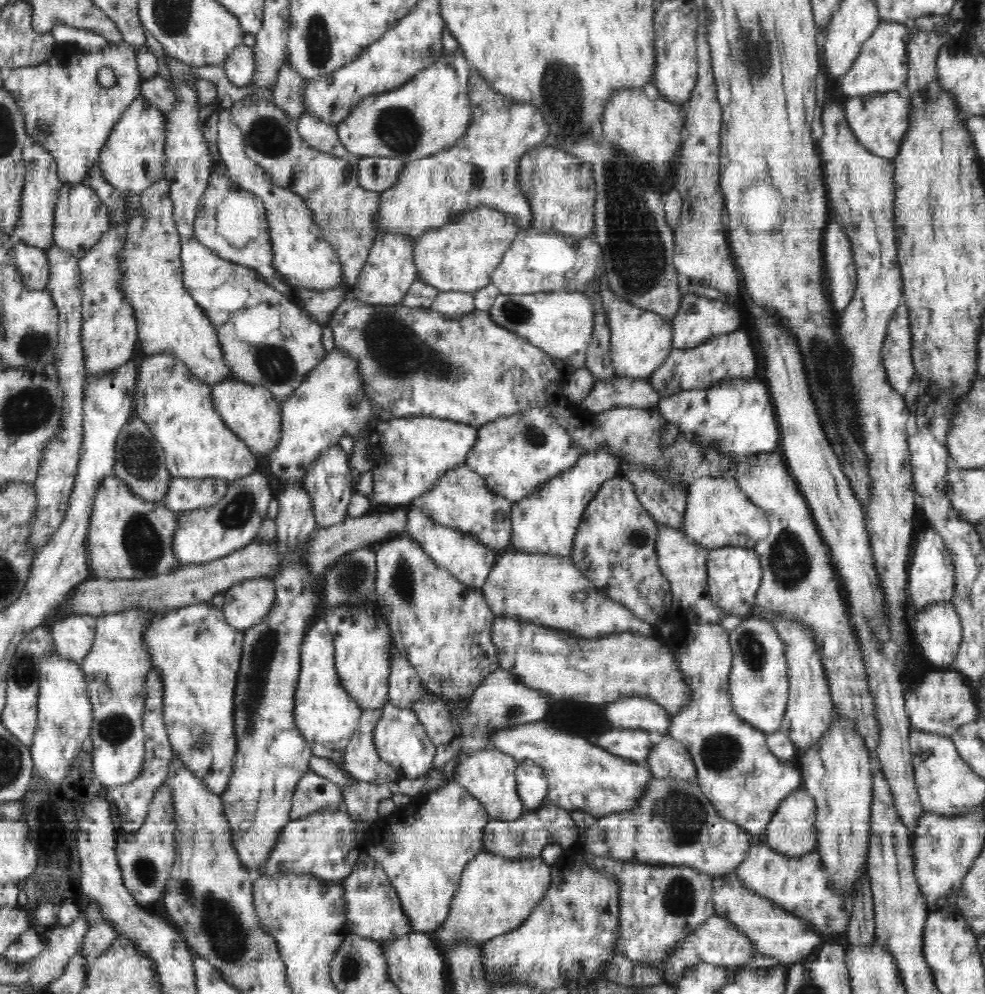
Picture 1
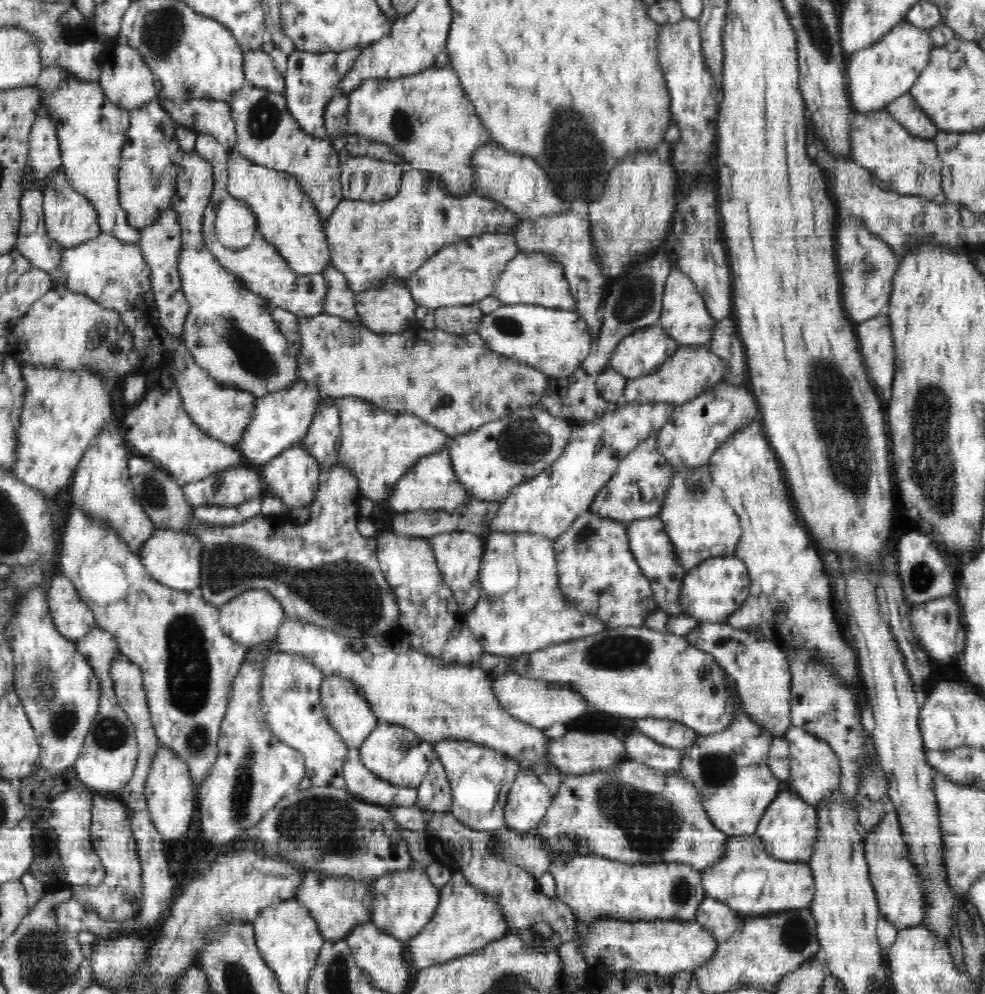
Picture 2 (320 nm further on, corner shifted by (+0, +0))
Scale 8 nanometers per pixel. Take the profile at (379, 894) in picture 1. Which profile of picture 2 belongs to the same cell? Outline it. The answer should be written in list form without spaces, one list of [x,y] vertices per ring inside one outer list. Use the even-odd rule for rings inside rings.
[[[306,872],[295,892],[295,899],[305,906],[316,921],[324,941],[345,939],[358,925],[371,922],[370,901],[373,882],[354,882],[351,878],[330,878],[323,872]]]

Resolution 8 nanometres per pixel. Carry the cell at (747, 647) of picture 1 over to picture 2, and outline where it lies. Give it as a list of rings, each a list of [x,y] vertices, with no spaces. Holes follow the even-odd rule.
[[[725,622],[700,623],[684,637],[698,650],[710,653],[725,673],[732,676],[741,701],[740,705],[746,714],[745,719],[768,730],[773,736],[784,736],[792,724],[790,721],[792,672],[786,661],[786,655],[774,641],[757,633],[732,628]]]

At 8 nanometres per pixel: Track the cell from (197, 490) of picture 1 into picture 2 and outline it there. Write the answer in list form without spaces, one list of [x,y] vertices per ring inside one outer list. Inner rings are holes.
[[[232,467],[215,472],[202,480],[182,484],[186,501],[193,507],[238,506],[246,500],[261,498],[267,491],[258,472]]]

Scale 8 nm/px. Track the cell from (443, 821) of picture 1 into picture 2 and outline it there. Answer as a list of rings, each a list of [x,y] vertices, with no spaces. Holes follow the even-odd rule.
[[[412,860],[412,866],[402,872],[387,873],[373,882],[373,899],[370,901],[371,922],[386,935],[407,942],[430,922],[439,903],[439,890],[428,880],[426,867]]]

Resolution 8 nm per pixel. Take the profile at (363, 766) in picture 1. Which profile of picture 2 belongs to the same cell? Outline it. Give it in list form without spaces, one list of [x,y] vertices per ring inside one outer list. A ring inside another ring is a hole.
[[[352,748],[346,755],[343,766],[346,790],[361,802],[384,808],[415,807],[417,790],[390,784],[370,772],[360,760],[359,749]]]

